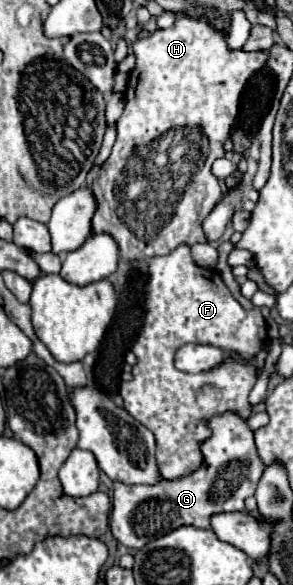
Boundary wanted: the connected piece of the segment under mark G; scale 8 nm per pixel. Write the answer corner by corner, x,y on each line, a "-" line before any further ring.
224,413
210,419
212,437
202,443
204,463
198,471
180,477
180,479
162,479
156,485
124,485
120,481
114,481
114,495
112,495
112,513
110,513
110,529
112,535
126,547
142,549
148,541
154,541
182,525
194,525
198,529
210,529
210,517
224,511
242,511
244,499
254,495
256,485
262,477
264,465
258,461
256,445
254,445
254,433
250,431
248,423
242,421
236,413

